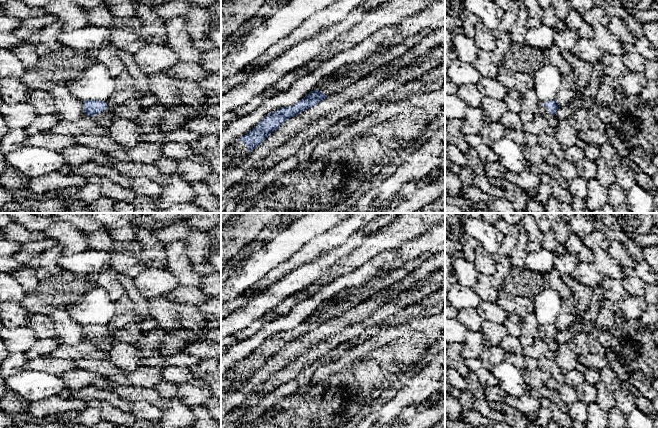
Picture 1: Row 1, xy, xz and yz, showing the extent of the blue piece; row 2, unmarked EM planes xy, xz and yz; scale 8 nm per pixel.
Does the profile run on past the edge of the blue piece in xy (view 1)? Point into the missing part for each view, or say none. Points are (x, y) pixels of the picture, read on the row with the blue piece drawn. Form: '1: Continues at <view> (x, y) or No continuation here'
1: Continues at xy (104, 118)

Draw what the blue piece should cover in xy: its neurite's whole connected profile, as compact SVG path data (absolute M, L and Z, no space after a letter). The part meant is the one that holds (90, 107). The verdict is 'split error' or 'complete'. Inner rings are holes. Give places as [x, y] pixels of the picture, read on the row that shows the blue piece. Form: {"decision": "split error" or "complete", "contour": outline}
{"decision": "split error", "contour": "M87 100L82 104L84 115L93 117L100 125L109 126L116 118L111 113L112 108L107 108L106 103L99 100Z"}

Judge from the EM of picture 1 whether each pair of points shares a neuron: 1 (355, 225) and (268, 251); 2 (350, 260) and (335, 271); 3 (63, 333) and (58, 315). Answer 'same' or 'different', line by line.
1: different
2: same
3: same

